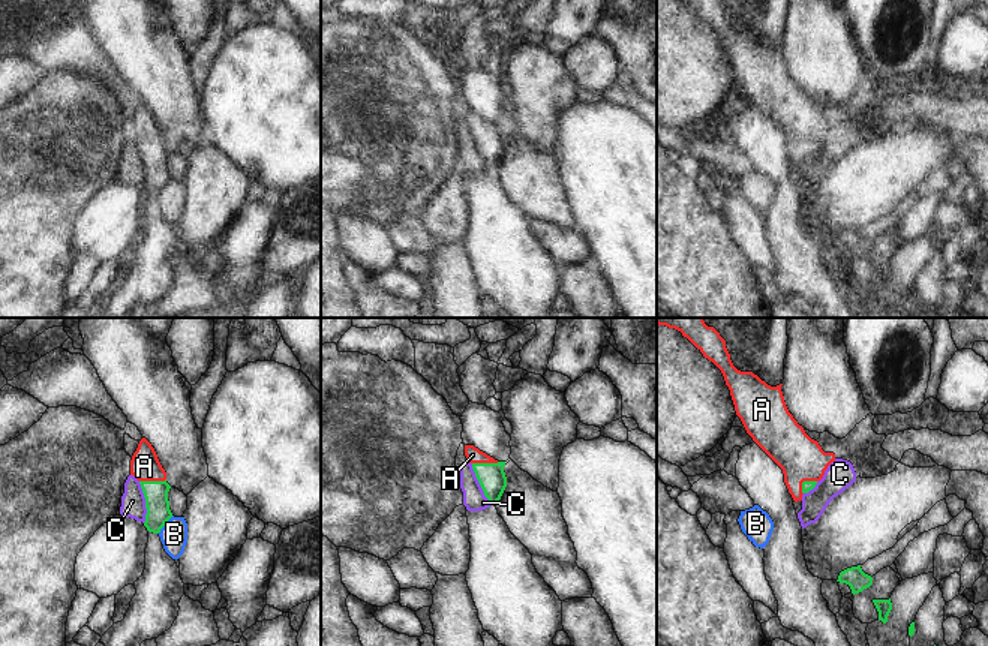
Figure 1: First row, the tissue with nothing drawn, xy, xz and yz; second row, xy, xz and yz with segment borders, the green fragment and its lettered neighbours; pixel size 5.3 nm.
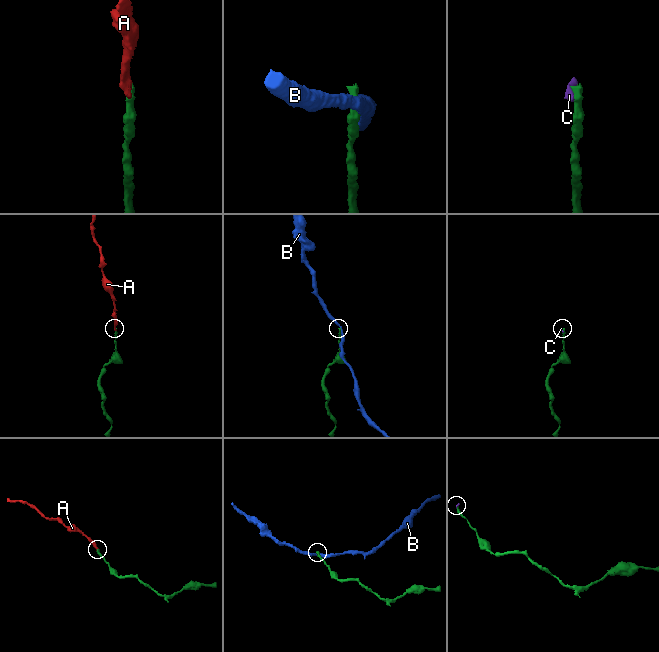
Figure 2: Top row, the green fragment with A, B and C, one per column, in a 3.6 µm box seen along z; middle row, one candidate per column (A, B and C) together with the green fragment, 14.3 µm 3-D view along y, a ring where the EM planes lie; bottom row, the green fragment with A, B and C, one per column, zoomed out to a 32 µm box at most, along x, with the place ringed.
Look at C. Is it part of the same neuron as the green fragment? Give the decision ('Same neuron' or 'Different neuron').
Different neuron

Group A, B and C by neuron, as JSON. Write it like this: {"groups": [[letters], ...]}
{"groups": [["A"], ["B"], ["C"]]}

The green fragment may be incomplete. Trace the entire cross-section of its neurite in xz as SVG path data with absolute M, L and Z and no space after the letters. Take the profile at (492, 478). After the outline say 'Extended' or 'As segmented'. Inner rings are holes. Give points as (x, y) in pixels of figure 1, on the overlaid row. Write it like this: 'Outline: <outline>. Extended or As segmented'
Outline: M465 445L465 456L468 463L472 465L484 496L490 505L496 505L507 487L505 462L495 460L474 445Z. Extended

